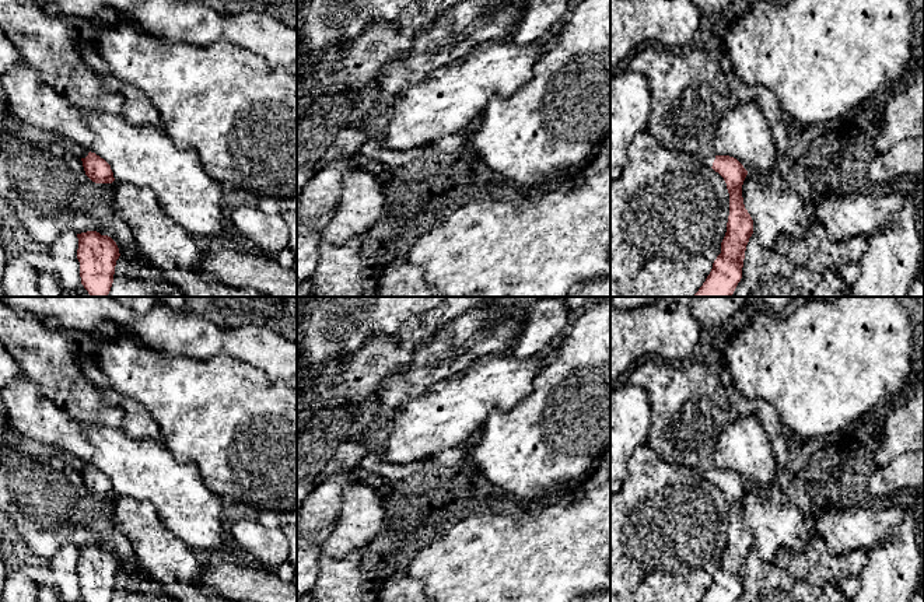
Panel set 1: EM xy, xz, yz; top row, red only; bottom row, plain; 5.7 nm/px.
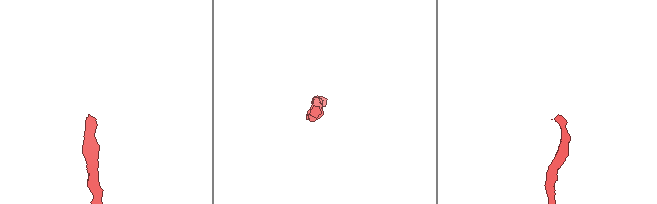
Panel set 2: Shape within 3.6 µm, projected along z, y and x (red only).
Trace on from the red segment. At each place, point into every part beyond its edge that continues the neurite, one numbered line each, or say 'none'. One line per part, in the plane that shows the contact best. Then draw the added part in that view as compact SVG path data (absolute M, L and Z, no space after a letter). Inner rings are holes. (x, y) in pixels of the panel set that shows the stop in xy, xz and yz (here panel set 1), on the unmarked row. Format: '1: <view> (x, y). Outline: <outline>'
1: yz (689, 403). Outline: M700 354L680 363L648 357L633 368L629 382L643 388L650 399L651 427L647 445L661 458L683 463L711 482L717 469L714 449L718 435L725 424L739 417L728 399L720 371L706 364Z

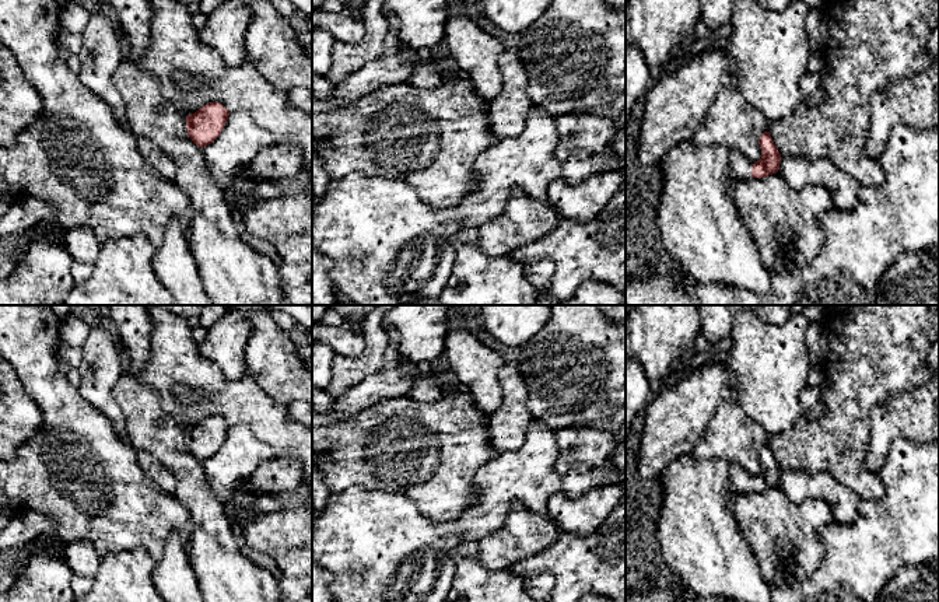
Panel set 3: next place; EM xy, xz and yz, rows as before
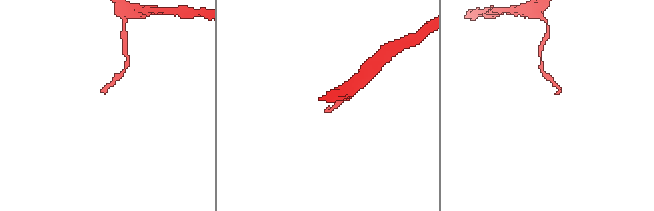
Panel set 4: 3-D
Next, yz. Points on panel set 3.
1: yz (739, 479). Outline: M730 465L728 483L732 493L751 491L753 476L742 466Z

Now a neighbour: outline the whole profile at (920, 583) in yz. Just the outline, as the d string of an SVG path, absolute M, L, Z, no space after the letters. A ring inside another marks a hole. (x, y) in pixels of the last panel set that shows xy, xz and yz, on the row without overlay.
M939 559L900 567L876 602L939 602Z

